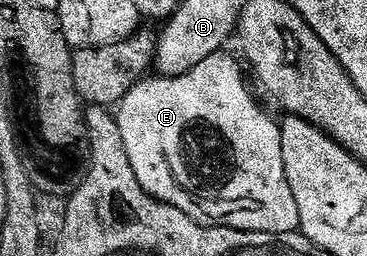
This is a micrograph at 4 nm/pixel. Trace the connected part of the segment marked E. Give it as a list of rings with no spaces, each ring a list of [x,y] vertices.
[[[227,54],[205,57],[184,75],[144,78],[121,100],[117,118],[129,165],[133,165],[137,181],[155,199],[189,213],[198,223],[261,233],[299,231],[297,201],[285,177],[285,161],[281,157],[280,124],[263,112],[247,88],[238,61]]]

